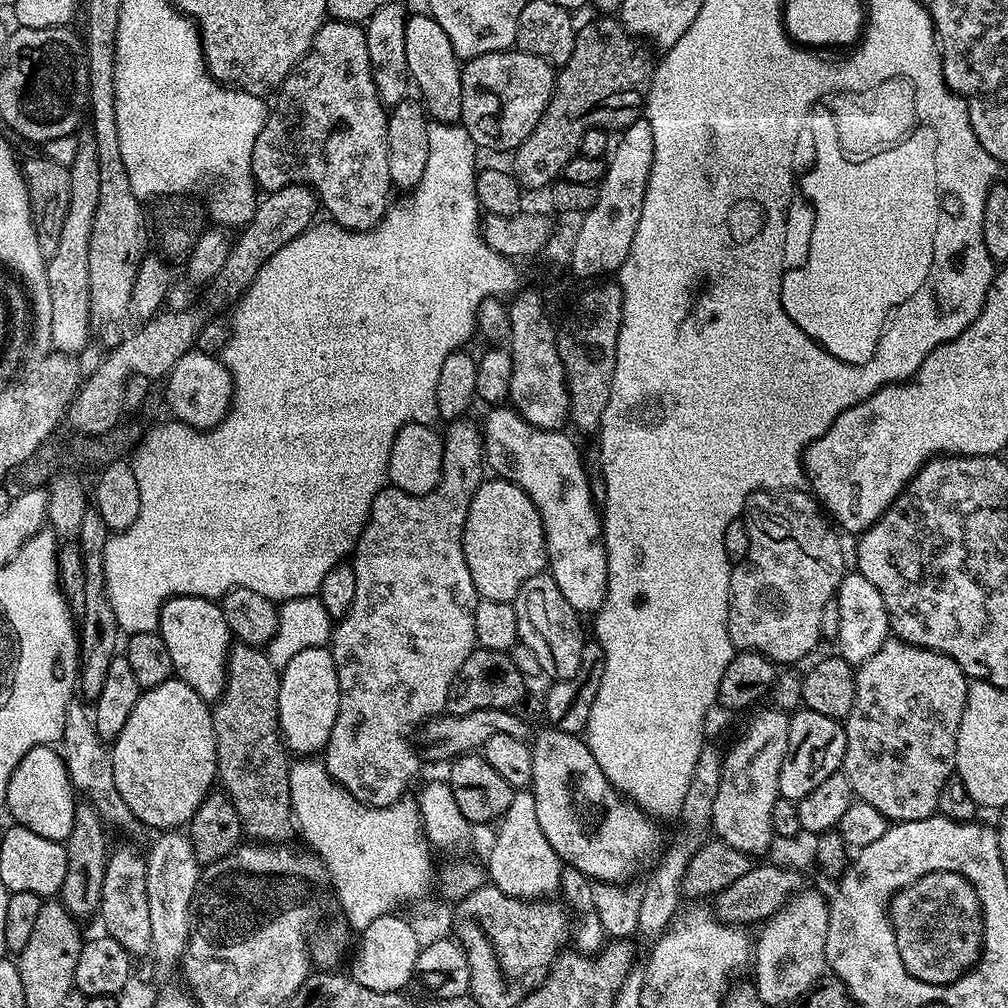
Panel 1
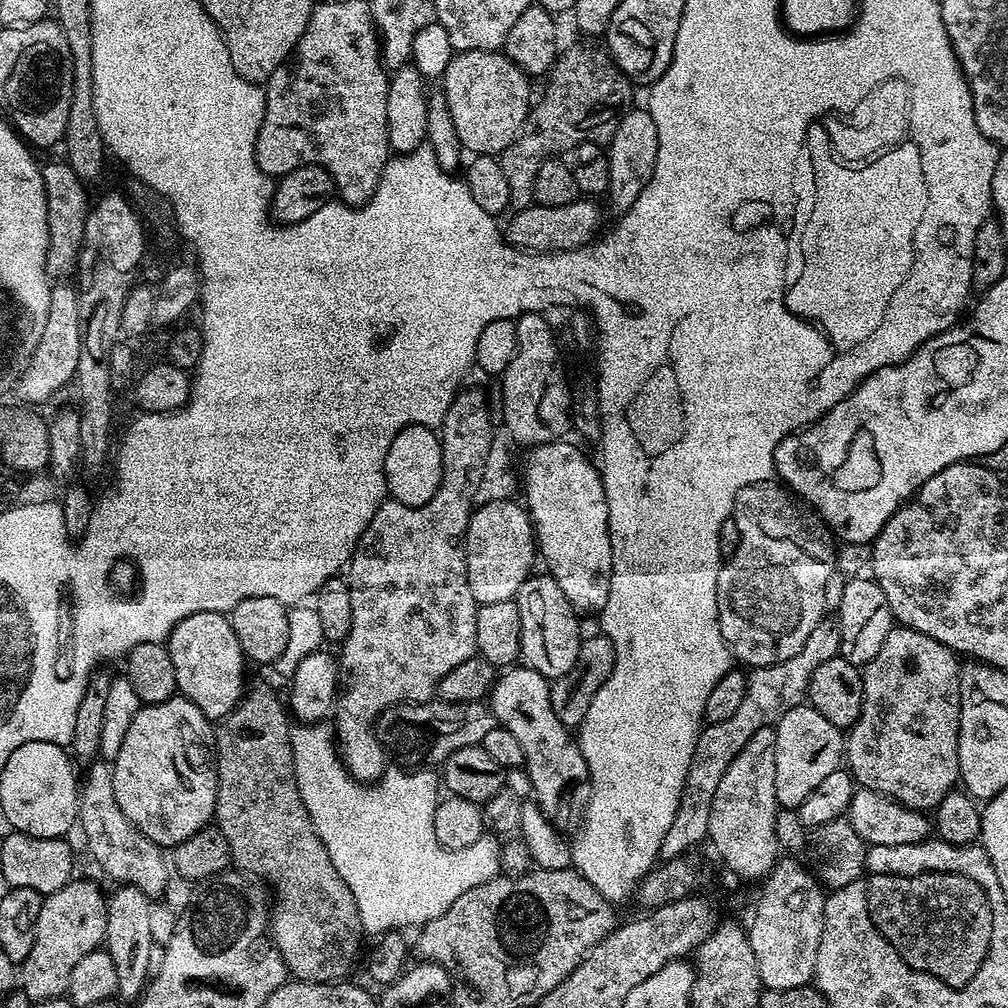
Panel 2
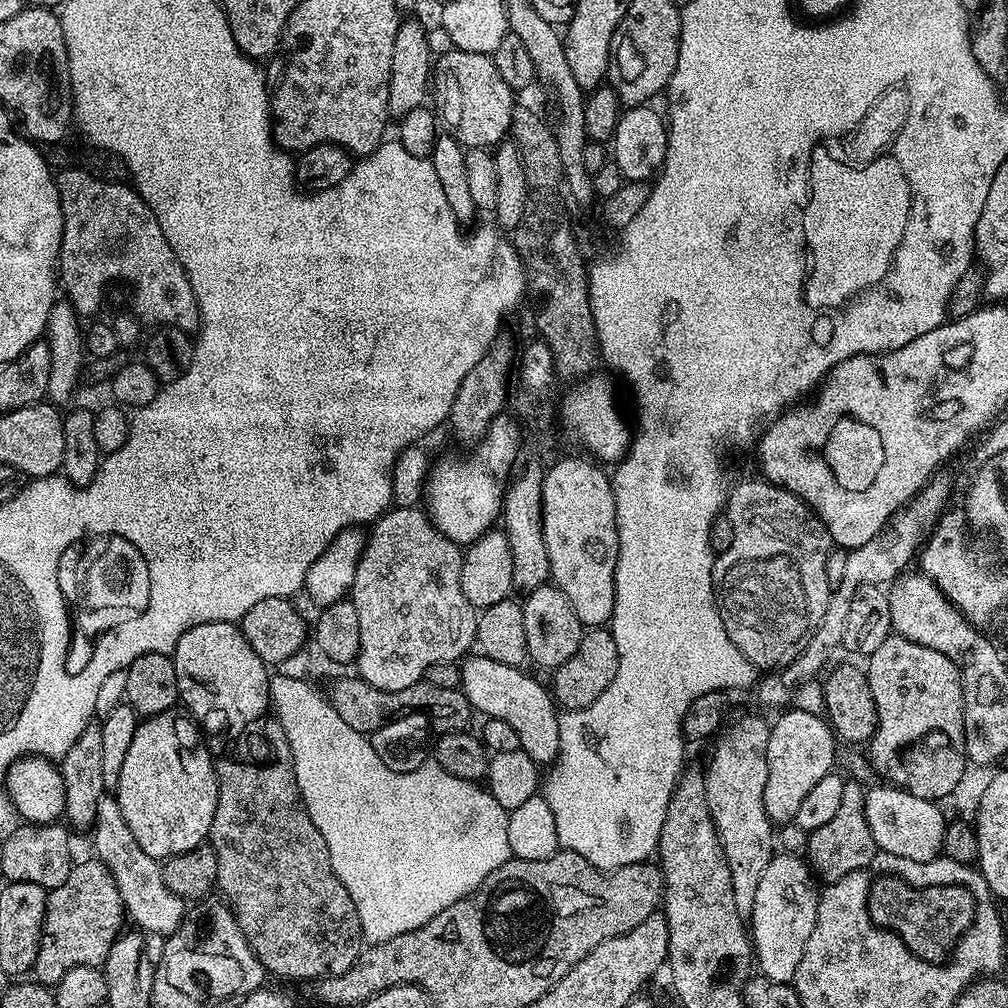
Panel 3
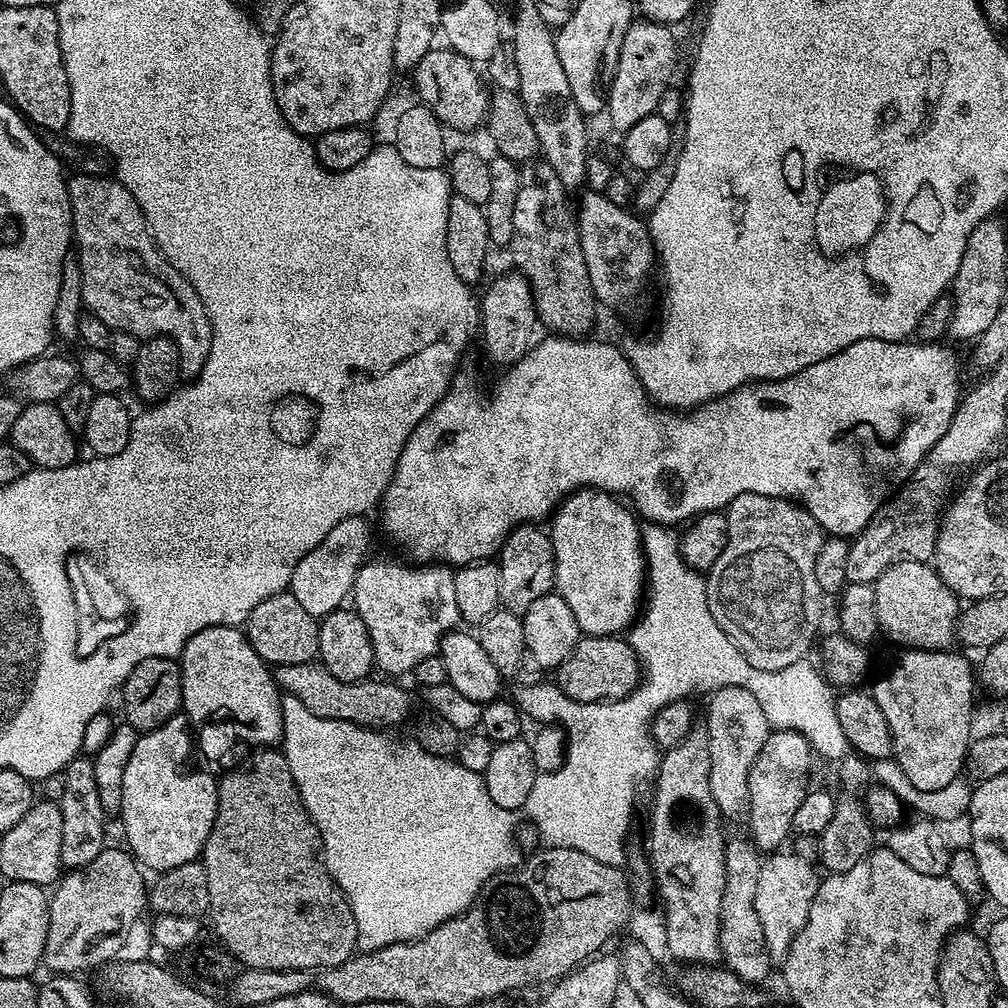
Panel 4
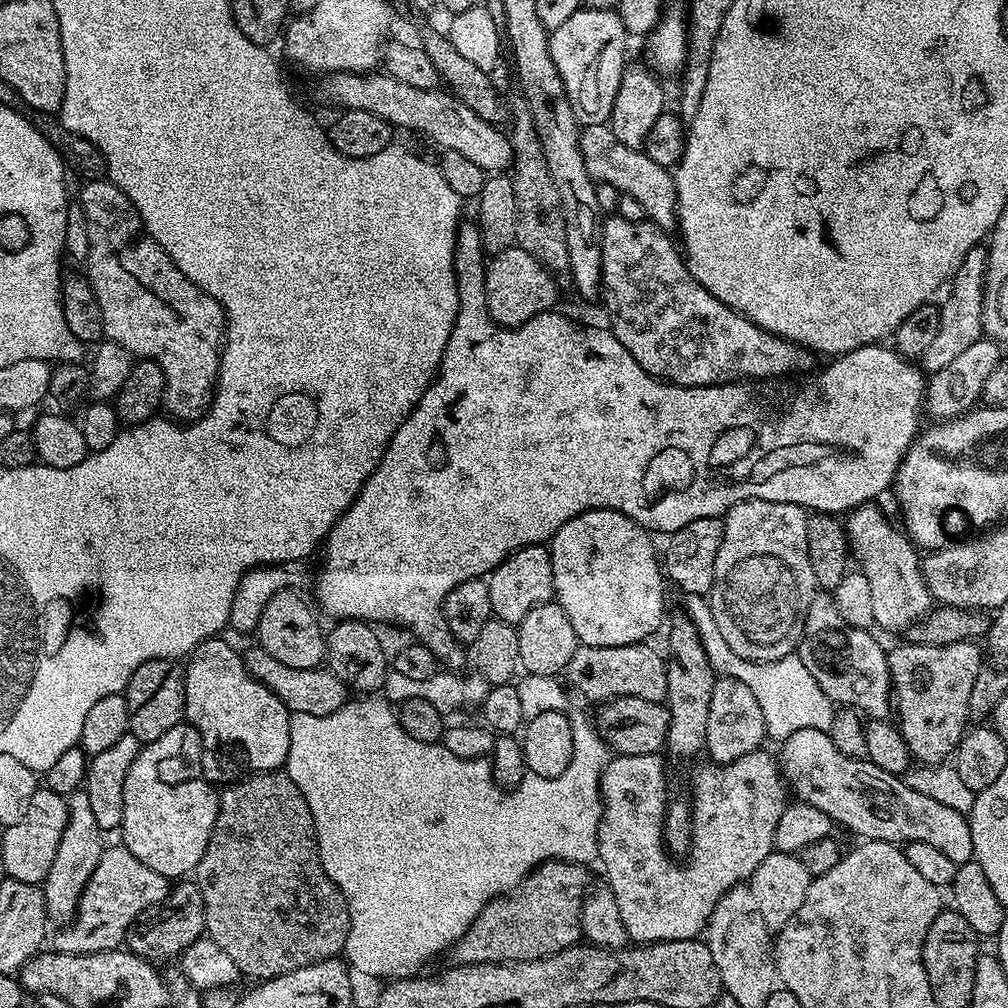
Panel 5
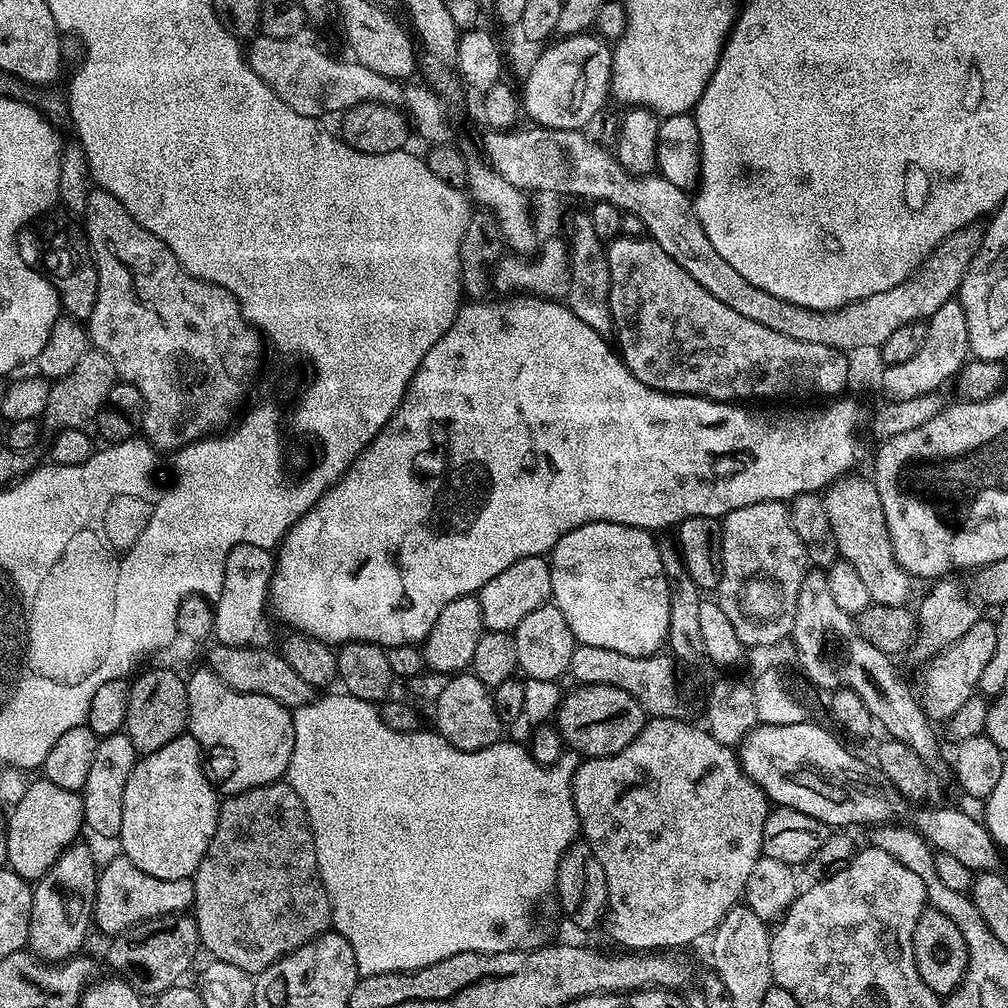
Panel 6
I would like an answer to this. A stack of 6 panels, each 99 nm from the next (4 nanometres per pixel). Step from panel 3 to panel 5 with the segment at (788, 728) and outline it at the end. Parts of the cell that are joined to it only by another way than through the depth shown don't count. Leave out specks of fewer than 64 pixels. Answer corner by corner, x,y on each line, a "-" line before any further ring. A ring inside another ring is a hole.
764,751
742,754
742,758
731,760
729,764
707,762
697,770
690,799
692,842
686,852
688,861
685,864
675,864
668,857
664,813
670,803
670,795
661,757
617,755
609,759
600,779
604,812
596,831
596,854
599,863
604,863
604,872
608,875
606,888
614,894
614,902
618,902
618,914
622,914
622,926
626,926
629,941
641,945
697,939
707,929
708,920
722,894
751,881
754,870
758,870
758,862
773,852
776,847
774,830
786,807
786,785
777,757

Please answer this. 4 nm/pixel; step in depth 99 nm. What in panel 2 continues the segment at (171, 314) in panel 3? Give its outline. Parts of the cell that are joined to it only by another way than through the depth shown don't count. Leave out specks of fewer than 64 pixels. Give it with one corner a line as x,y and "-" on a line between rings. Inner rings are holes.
66,162
44,164
44,193
48,211
48,249
46,250
46,272
52,278
68,278
77,267
81,250
81,237
84,235
84,223
90,209
90,199
85,181
79,180
74,170

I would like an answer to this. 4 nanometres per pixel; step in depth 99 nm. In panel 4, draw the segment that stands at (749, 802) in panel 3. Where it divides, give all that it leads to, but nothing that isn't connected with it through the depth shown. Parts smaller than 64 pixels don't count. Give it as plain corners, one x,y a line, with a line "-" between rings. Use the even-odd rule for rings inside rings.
726,686
711,693
708,700
708,721
706,727
710,738
710,790
721,813
743,813
748,807
748,779
750,770
766,742
770,725
758,698
750,690
738,686
-
729,839
724,845
726,890
722,894
720,955
729,972
733,972
747,984
759,985
764,982
760,980
767,978
768,967
773,967
774,961
768,957
766,934
762,934
762,922
754,906
762,856
751,839
743,839

